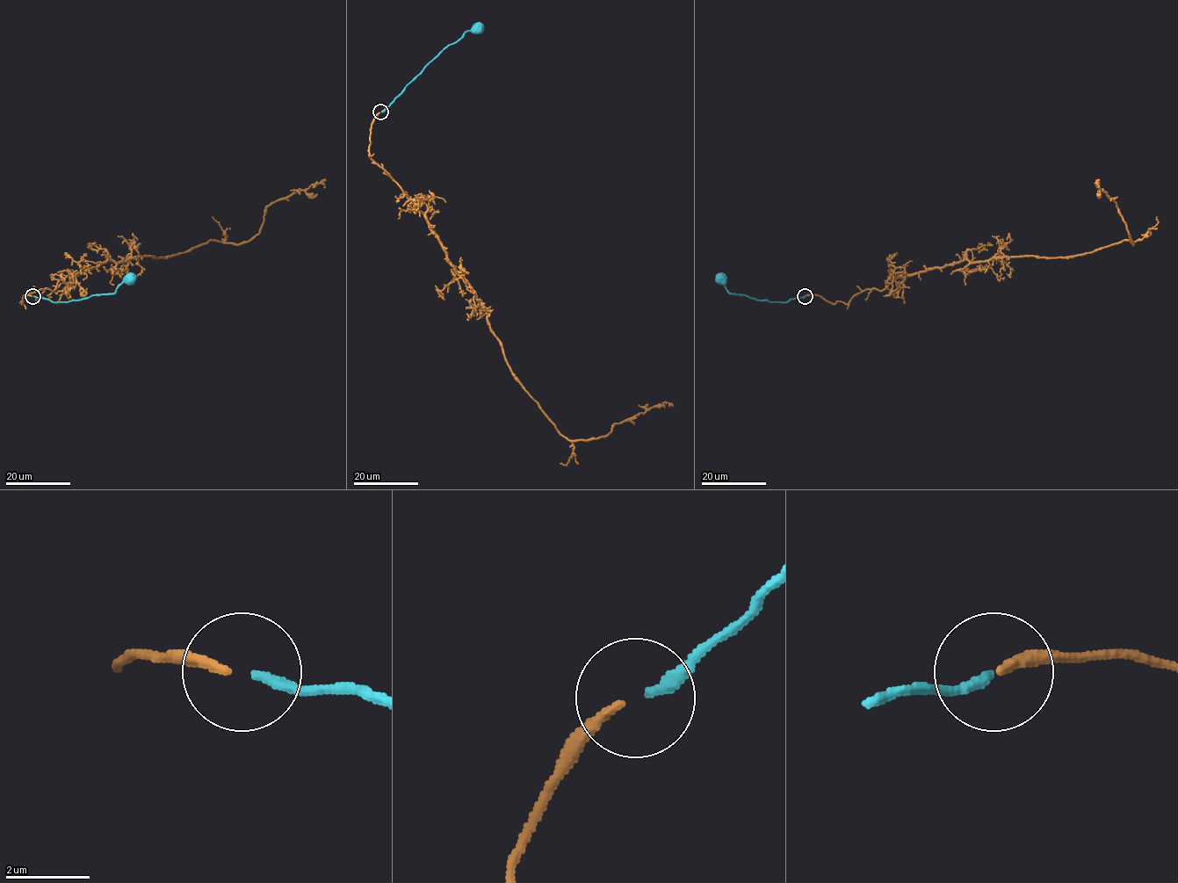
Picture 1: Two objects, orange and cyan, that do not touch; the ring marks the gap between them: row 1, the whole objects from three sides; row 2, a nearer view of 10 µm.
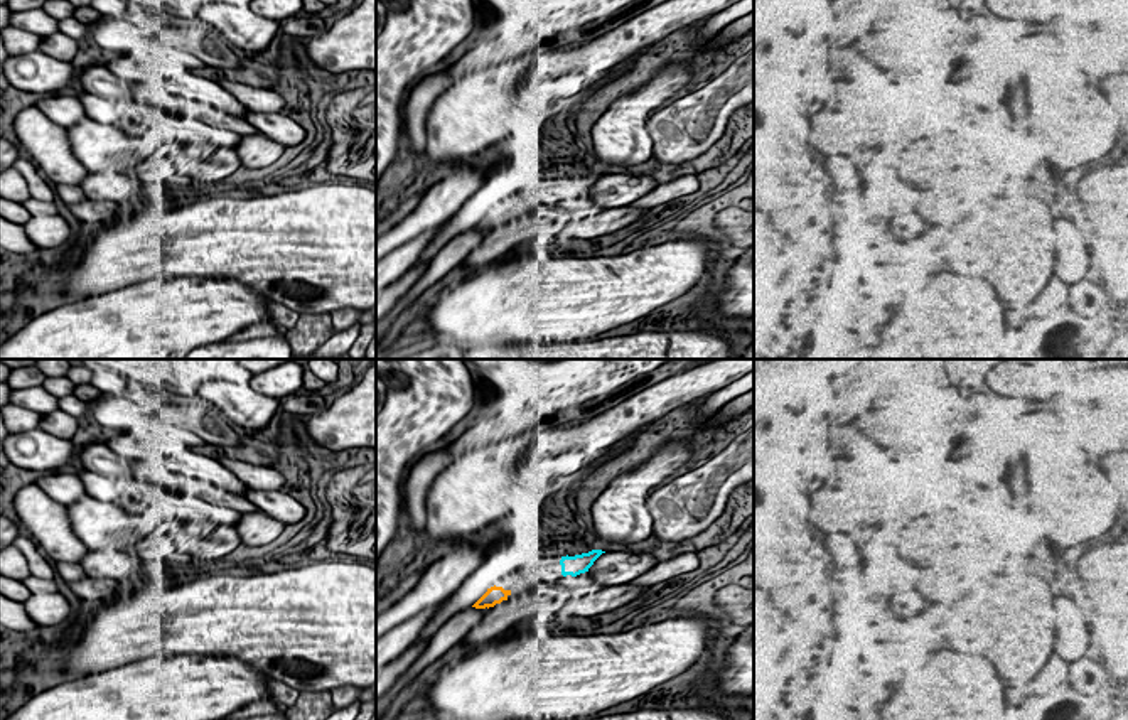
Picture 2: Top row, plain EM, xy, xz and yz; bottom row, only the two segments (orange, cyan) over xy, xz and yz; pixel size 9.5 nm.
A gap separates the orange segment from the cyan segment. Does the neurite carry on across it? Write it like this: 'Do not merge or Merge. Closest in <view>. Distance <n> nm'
Do not merge. Closest in xz. Distance 500 nm

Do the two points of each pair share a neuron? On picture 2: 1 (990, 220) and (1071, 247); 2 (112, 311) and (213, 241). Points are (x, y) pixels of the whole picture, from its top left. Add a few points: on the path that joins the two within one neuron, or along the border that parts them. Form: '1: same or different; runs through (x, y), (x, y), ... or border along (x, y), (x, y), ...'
1: different; border along (1056, 221), (1056, 265), (1052, 275)
2: different; border along (155, 275), (123, 285), (118, 290)

